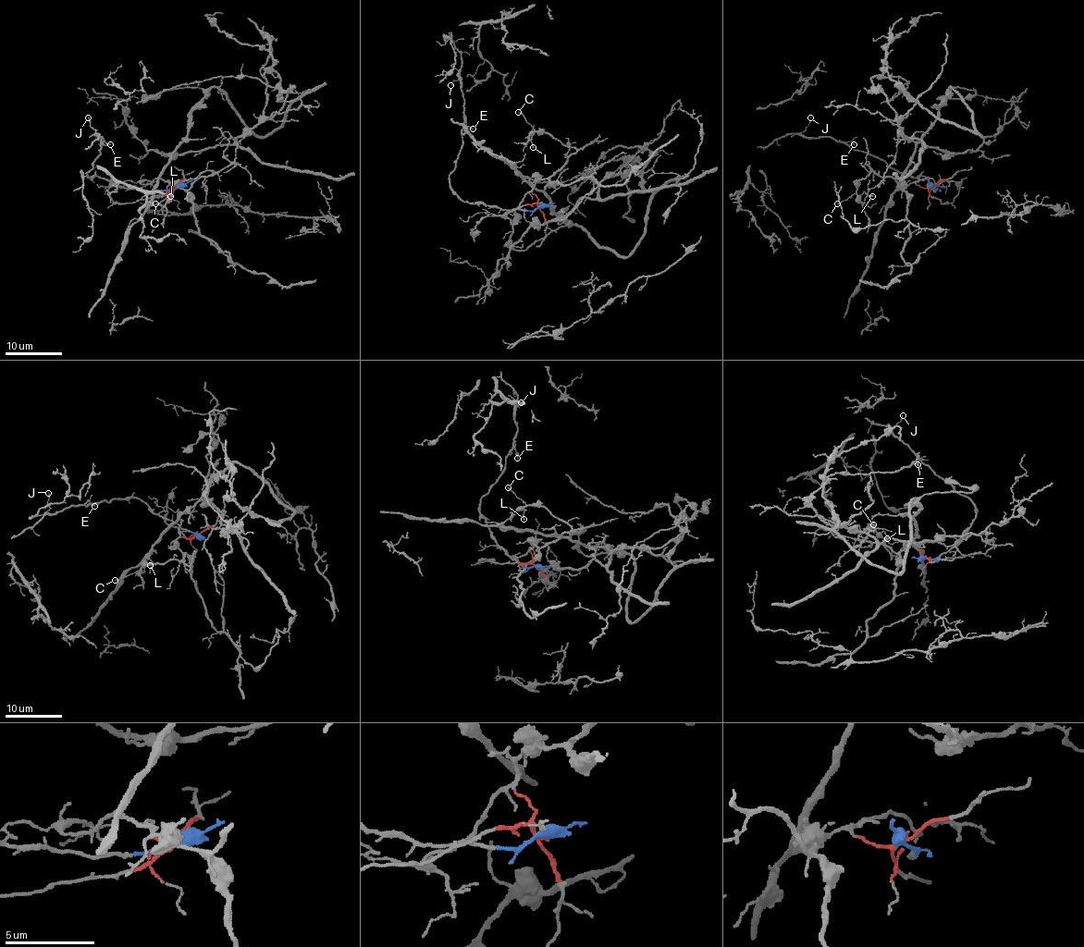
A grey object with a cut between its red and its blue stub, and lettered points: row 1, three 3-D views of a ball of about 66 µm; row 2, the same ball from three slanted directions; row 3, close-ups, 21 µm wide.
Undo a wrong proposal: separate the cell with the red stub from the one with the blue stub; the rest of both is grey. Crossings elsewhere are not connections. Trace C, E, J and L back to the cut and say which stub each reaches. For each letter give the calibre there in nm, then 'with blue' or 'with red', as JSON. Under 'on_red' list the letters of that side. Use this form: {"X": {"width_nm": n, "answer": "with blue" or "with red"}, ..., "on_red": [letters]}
{"C": {"width_nm": 120, "answer": "with red"}, "E": {"width_nm": 120, "answer": "with blue"}, "J": {"width_nm": 120, "answer": "with blue"}, "L": {"width_nm": 130, "answer": "with red"}, "on_red": ["C", "L"]}

